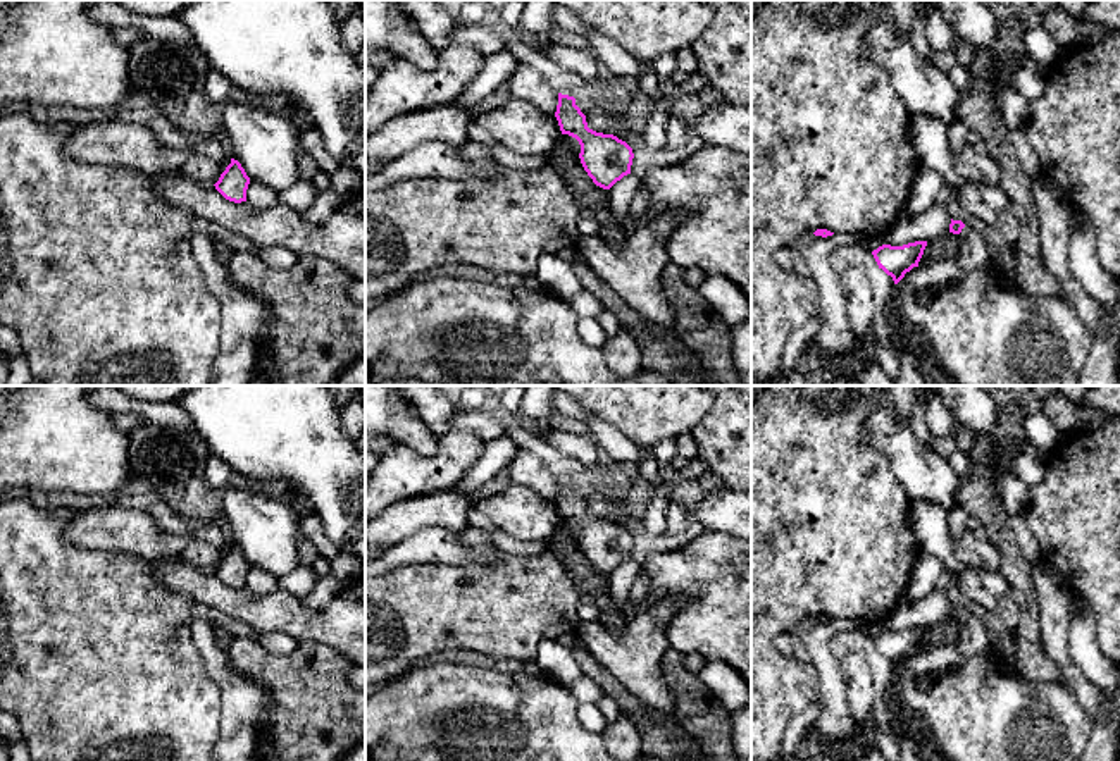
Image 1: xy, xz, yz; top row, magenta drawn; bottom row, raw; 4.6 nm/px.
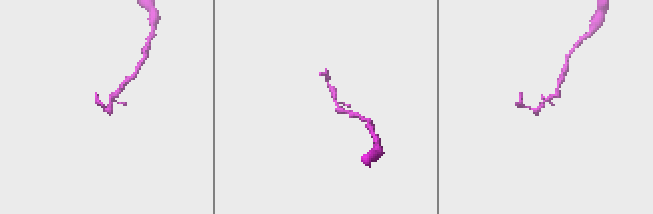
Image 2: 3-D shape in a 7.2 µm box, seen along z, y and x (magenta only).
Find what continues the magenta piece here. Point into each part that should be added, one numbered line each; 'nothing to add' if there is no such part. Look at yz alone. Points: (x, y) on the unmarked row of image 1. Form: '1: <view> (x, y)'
1: yz (974, 641)

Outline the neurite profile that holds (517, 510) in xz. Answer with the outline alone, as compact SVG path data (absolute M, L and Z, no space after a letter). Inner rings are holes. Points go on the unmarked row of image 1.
M510 484L474 506L503 532L520 541L550 539L562 523L557 503L526 486Z

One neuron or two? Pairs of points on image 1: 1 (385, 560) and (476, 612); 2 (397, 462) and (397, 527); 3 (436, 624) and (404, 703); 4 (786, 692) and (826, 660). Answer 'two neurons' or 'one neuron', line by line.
1: two neurons
2: two neurons
3: two neurons
4: two neurons

